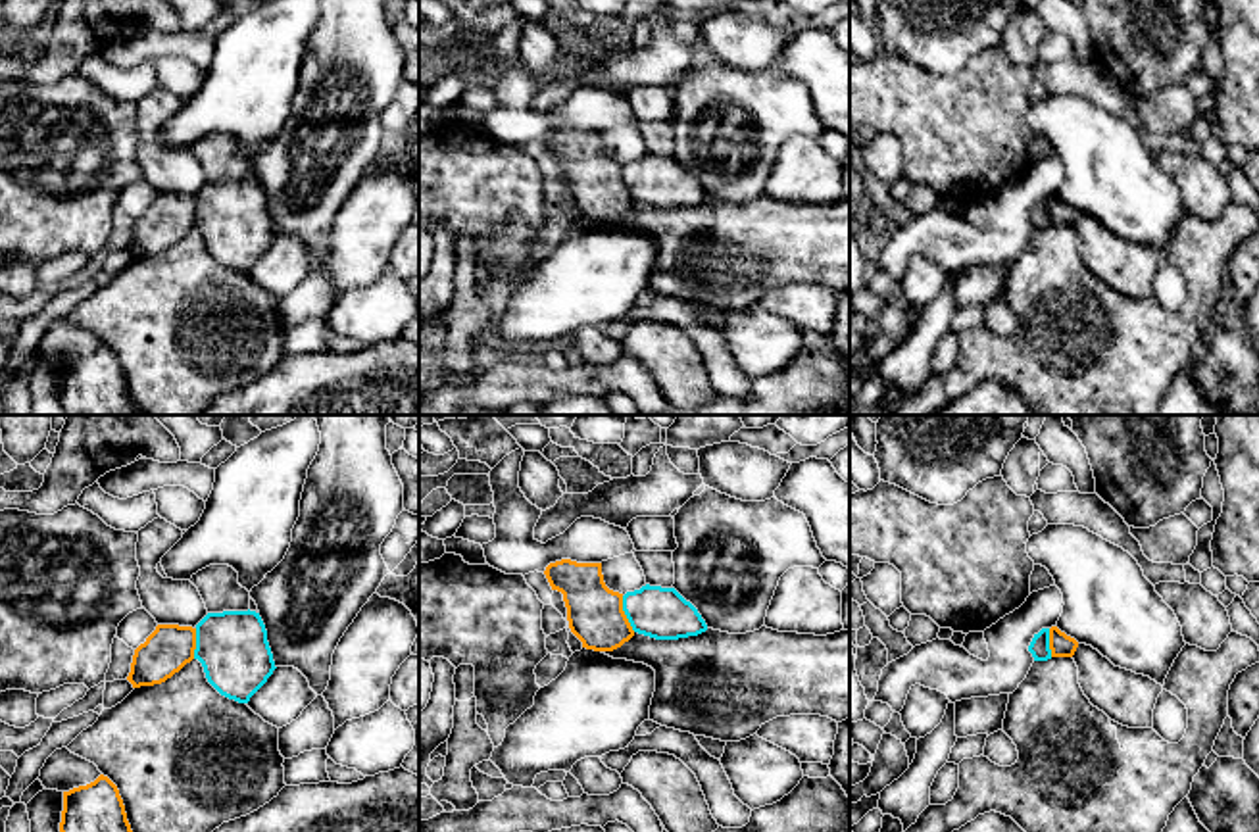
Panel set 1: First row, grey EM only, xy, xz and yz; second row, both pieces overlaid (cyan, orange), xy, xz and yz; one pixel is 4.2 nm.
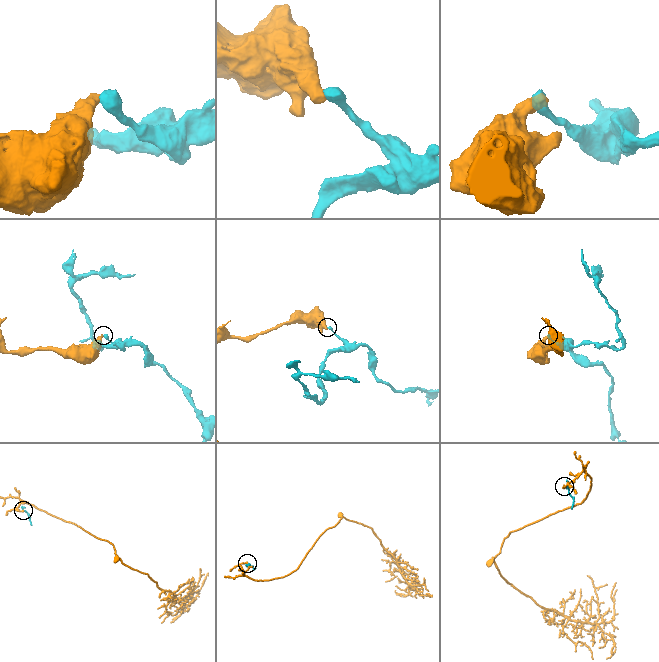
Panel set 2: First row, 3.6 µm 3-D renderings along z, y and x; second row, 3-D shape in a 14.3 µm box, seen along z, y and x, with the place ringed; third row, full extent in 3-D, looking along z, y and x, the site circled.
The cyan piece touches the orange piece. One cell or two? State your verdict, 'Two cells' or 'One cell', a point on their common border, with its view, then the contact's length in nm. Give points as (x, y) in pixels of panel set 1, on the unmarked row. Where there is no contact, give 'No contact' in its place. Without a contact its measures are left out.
Two cells. Touches cyan at xz (625, 183). Shared border 160 nm

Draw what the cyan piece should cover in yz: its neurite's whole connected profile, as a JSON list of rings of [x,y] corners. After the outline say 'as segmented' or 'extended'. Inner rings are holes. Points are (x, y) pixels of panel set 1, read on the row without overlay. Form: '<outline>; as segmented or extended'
[[[1042,198],[1038,204],[1034,204],[1028,221],[1032,223],[1034,231],[1048,231],[1051,229],[1049,219],[1049,198]]]; as segmented

